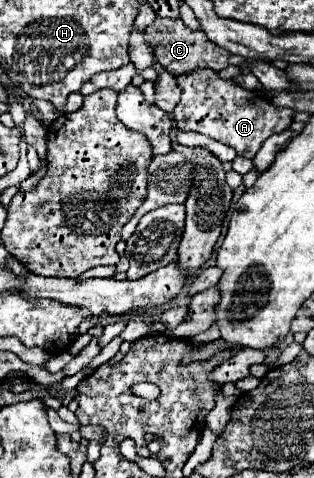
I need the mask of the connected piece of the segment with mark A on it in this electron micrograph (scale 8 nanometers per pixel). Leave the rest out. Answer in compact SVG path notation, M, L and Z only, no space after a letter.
M196 68L190 76L176 76L182 90L180 104L172 110L172 120L180 130L196 130L208 138L214 138L226 146L232 146L236 154L254 158L262 142L274 132L282 132L292 124L294 110L278 108L256 90L246 90L234 80L224 80L218 72L208 68Z

